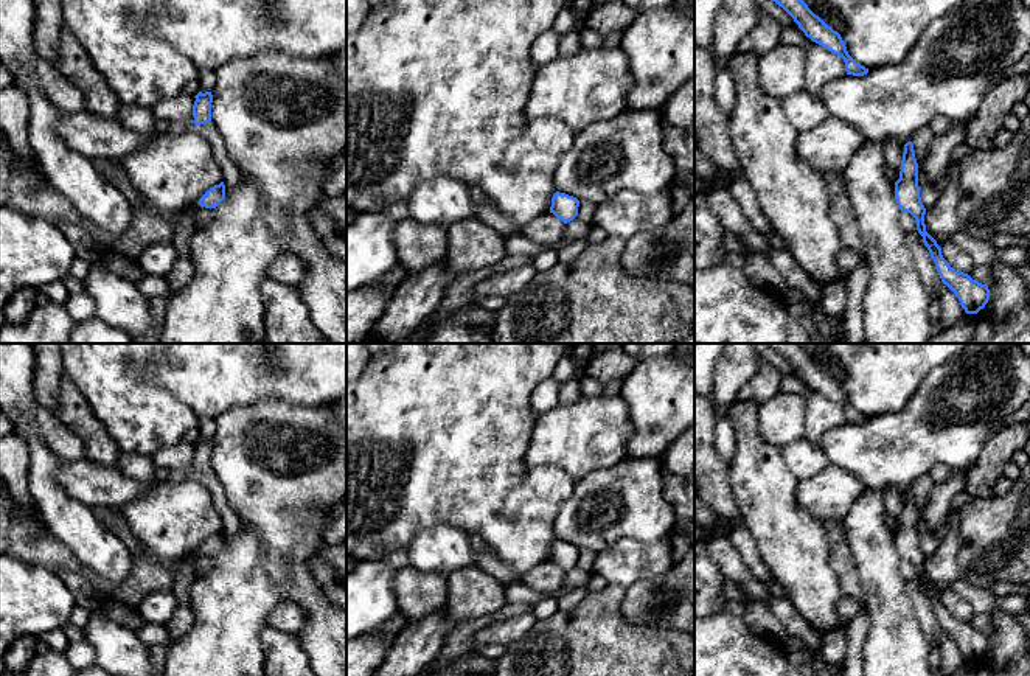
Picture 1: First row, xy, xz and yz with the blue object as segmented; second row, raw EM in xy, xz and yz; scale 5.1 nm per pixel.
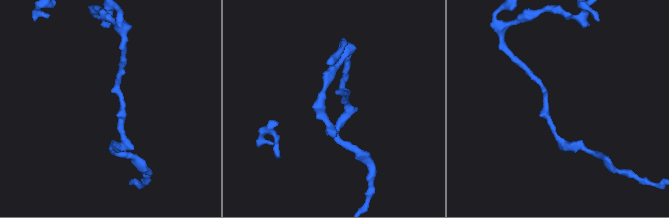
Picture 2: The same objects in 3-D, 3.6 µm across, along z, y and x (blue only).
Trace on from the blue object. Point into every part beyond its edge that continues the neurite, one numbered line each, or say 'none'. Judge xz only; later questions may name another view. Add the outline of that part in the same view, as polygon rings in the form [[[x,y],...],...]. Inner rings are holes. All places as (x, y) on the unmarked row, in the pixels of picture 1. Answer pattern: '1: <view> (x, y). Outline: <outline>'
none

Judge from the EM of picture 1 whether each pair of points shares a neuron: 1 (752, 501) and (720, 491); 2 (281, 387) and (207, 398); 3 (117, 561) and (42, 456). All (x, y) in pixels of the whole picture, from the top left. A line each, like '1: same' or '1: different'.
1: different
2: same
3: same

